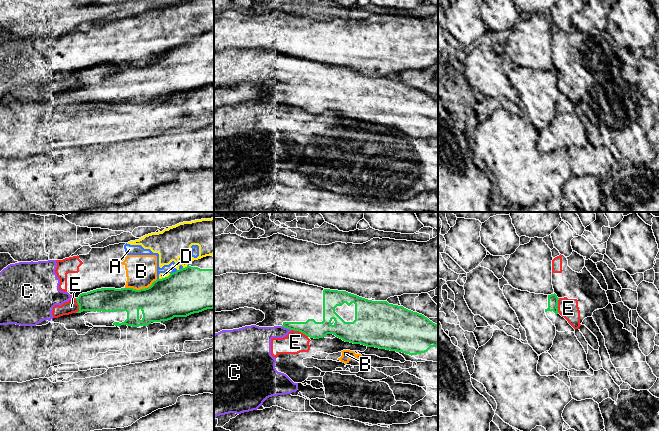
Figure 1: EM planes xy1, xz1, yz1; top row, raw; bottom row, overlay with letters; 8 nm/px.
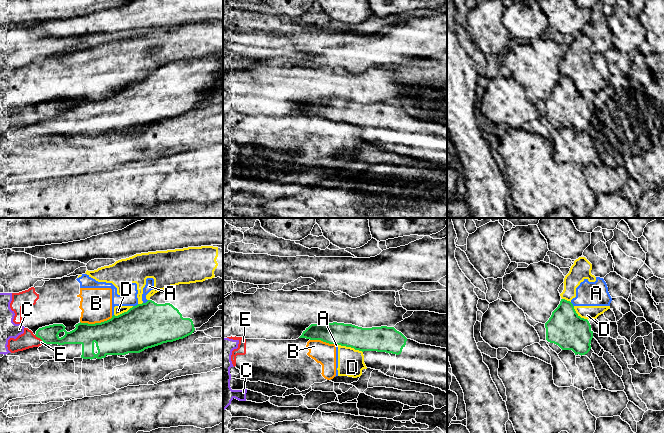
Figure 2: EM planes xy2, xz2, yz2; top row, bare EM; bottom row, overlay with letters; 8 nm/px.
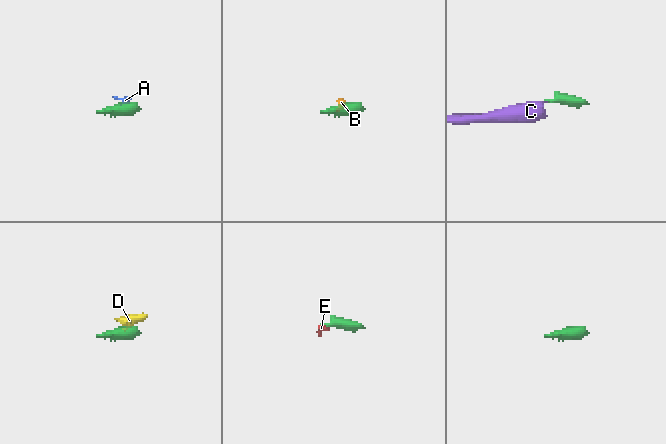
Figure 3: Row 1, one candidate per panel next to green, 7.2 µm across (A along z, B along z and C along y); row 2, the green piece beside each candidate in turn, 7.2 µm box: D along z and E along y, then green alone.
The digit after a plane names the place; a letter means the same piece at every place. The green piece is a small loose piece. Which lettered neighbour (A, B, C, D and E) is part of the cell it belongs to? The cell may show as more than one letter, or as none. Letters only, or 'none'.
none

